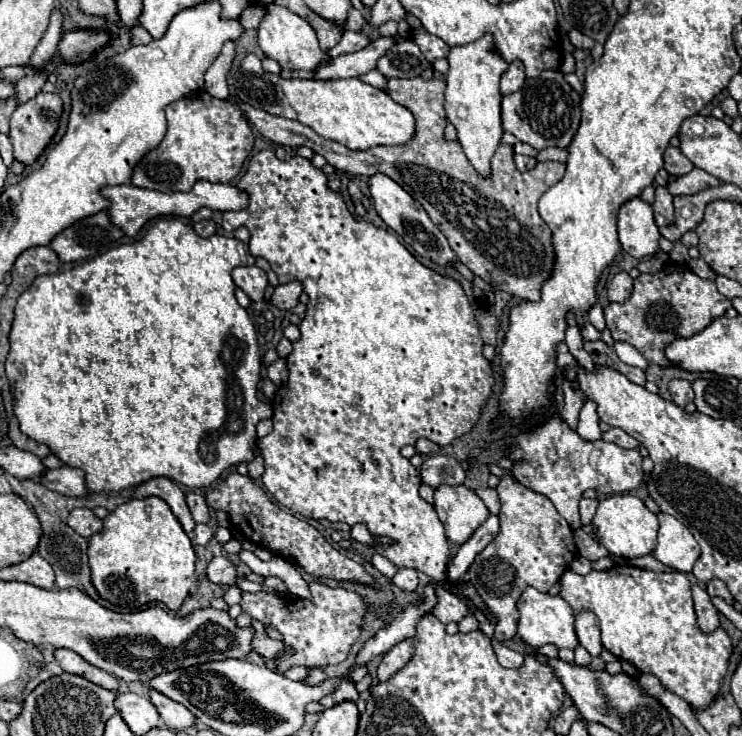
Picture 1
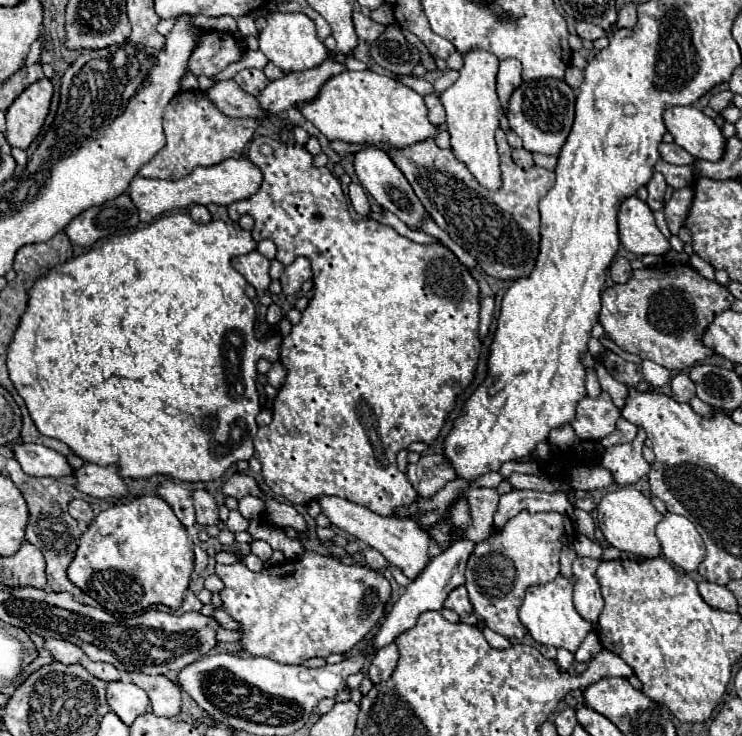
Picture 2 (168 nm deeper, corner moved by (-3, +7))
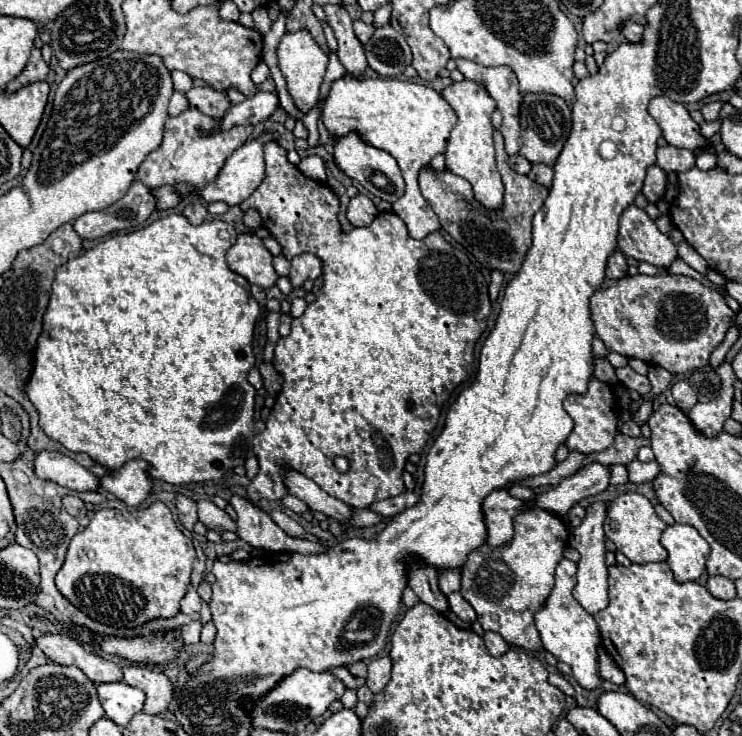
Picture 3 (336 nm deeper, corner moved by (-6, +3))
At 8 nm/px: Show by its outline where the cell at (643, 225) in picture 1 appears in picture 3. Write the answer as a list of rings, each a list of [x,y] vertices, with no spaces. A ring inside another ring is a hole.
[[[634,204],[628,206],[620,217],[618,248],[638,262],[650,262],[660,268],[668,268],[678,258],[672,240],[664,236],[654,220]]]

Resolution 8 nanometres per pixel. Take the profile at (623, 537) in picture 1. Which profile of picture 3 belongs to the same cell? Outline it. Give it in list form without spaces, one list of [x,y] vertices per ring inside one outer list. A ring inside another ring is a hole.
[[[636,492],[620,494],[608,504],[604,532],[606,538],[610,538],[618,552],[622,552],[630,562],[634,564],[646,564],[646,562],[664,562],[668,552],[660,544],[660,534],[666,528],[666,524],[656,516],[652,502]]]

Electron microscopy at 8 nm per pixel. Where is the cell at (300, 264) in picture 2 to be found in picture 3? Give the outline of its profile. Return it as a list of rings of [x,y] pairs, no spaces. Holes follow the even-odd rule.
[[[300,254],[296,258],[292,258],[292,266],[290,266],[290,282],[294,288],[300,288],[304,280],[316,280],[320,276],[322,270],[322,262],[314,256],[314,254]]]

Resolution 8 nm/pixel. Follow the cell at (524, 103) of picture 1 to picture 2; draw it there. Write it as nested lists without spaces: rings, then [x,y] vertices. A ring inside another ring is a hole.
[[[527,80],[523,82],[509,100],[507,120],[511,130],[523,140],[523,148],[529,152],[557,156],[575,118],[575,92],[563,80]]]

